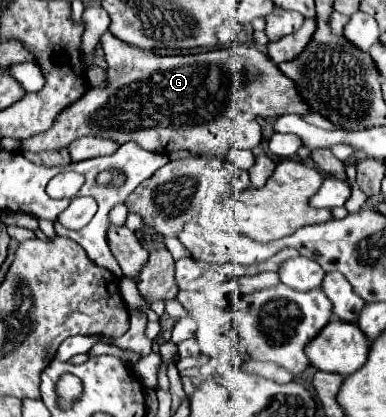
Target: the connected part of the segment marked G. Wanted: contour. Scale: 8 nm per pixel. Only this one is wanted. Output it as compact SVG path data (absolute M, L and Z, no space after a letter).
M106 31L100 39L108 71L106 71L106 87L104 89L88 89L78 101L74 101L70 107L62 109L58 117L54 119L54 125L38 133L30 139L24 139L20 149L22 151L50 151L50 149L62 149L70 145L78 137L96 135L114 139L116 143L136 141L142 149L168 153L178 149L190 149L200 155L216 155L226 157L228 149L238 147L238 141L254 143L254 119L256 117L278 117L286 113L310 113L306 109L306 103L302 103L302 97L298 95L298 89L294 87L294 81L286 79L282 71L272 63L270 57L262 55L256 47L248 45L234 45L224 49L214 49L206 53L196 55L176 55L176 57L162 57L154 55L152 51L144 51L138 47L132 47L118 37L114 37L110 31Z

